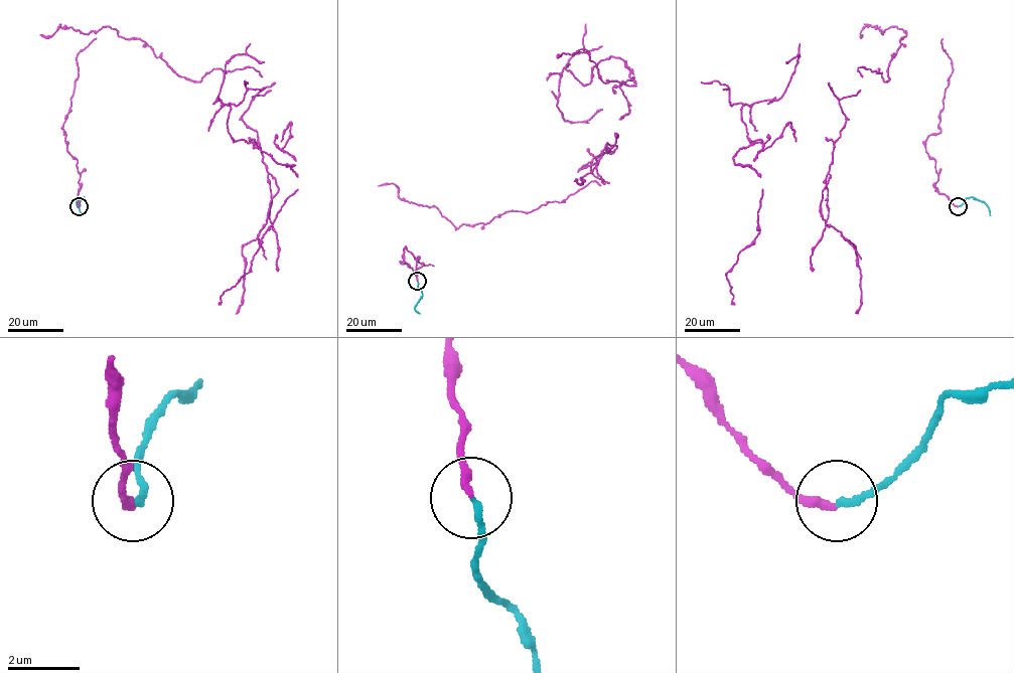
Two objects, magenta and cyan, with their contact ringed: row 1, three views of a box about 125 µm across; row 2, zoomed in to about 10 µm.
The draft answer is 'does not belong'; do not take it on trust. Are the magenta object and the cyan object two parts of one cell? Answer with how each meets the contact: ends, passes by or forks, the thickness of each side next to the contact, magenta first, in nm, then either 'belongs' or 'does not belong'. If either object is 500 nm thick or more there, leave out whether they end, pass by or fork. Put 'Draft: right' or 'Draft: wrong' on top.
Draft: wrong
magenta ends | cyan ends | 220/180 nm | belongs

